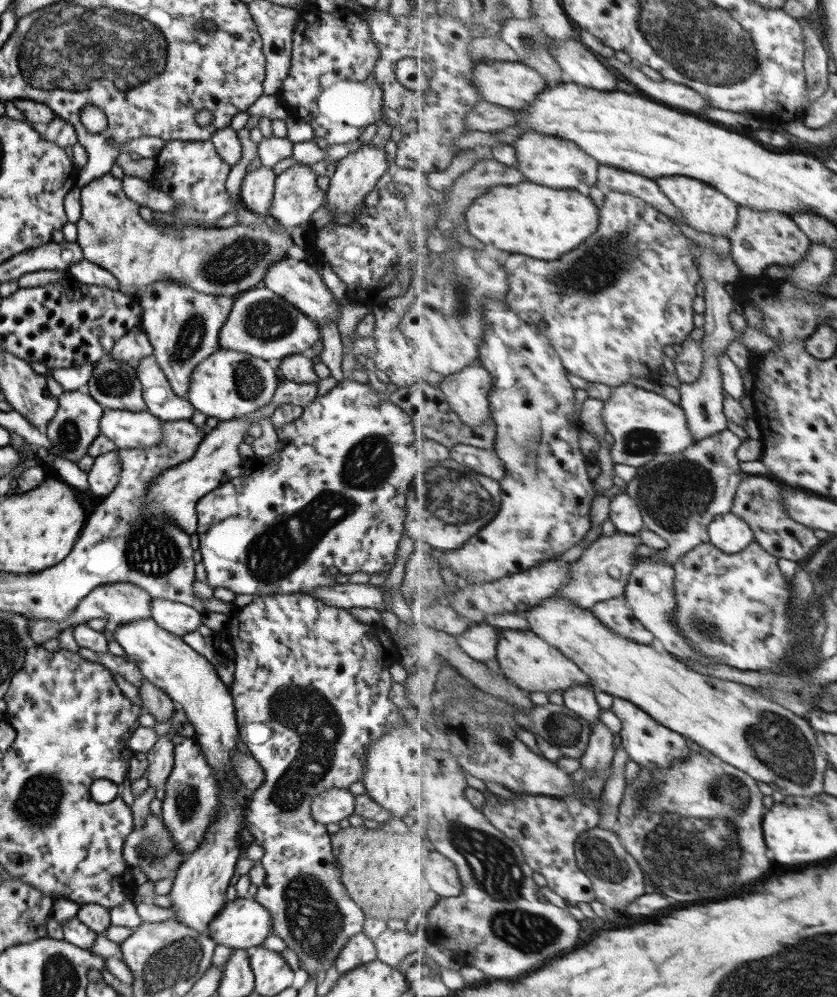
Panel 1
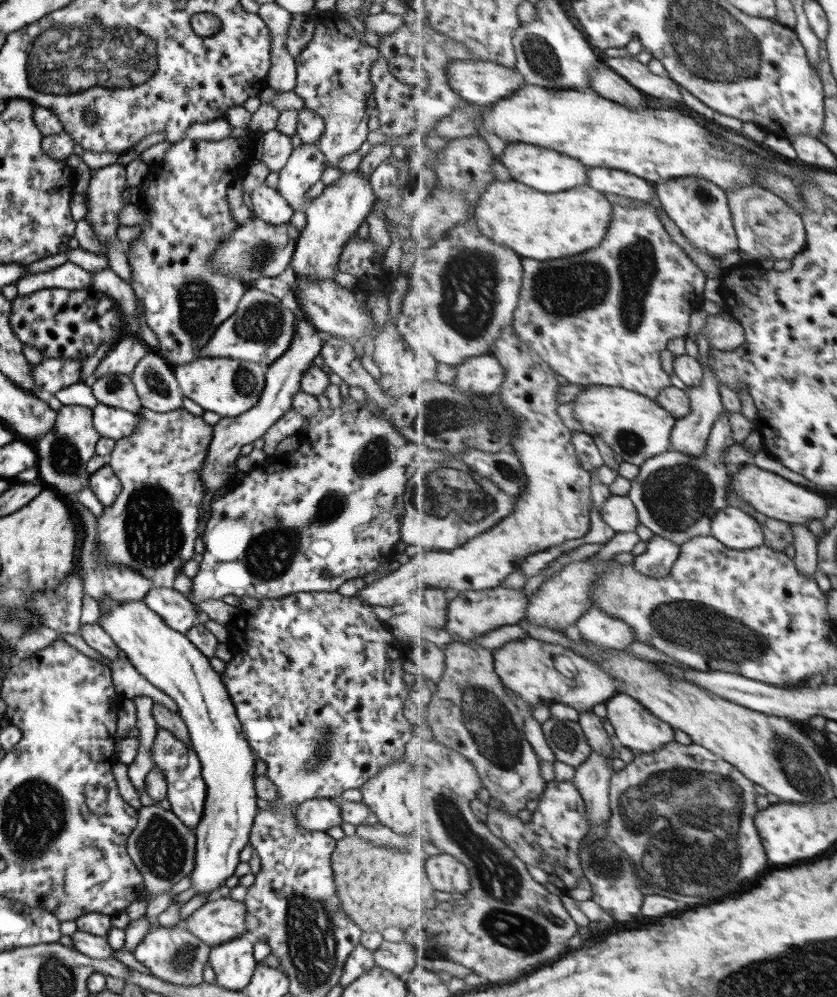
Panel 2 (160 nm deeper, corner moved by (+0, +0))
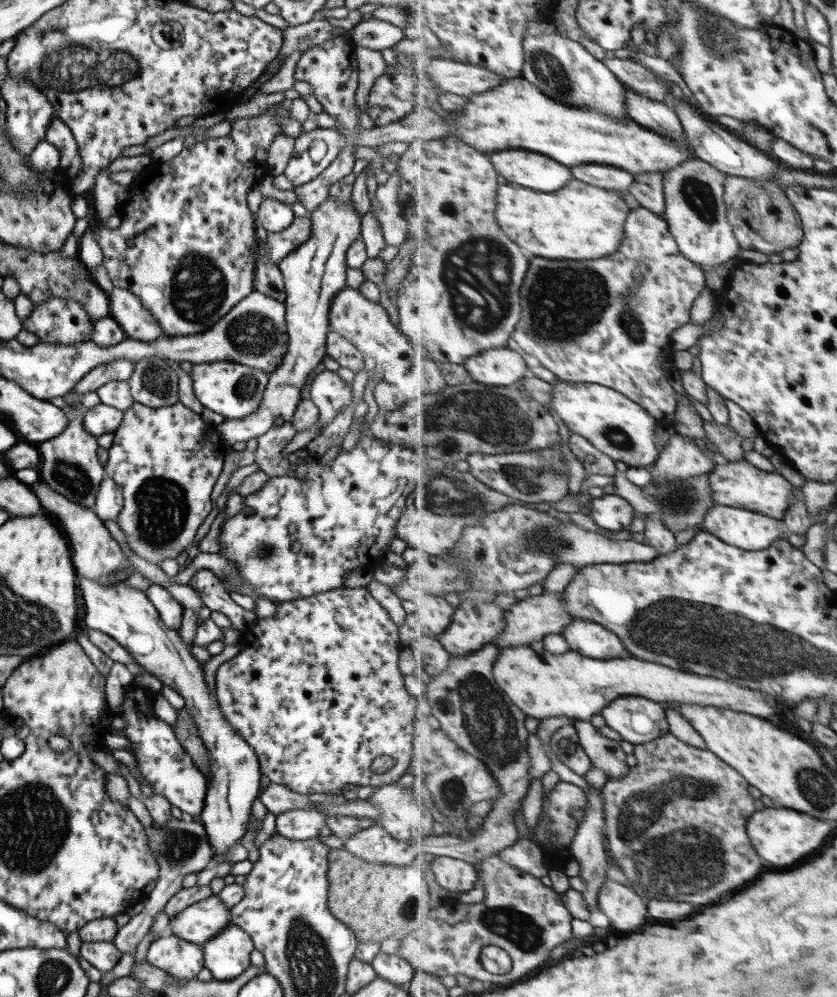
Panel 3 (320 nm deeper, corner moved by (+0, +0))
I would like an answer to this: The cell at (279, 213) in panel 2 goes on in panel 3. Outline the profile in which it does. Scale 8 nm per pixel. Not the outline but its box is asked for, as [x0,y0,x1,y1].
[256,198,294,233]

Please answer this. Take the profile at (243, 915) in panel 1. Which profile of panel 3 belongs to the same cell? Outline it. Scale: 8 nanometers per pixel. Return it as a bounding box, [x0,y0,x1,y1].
[166,894,228,946]

